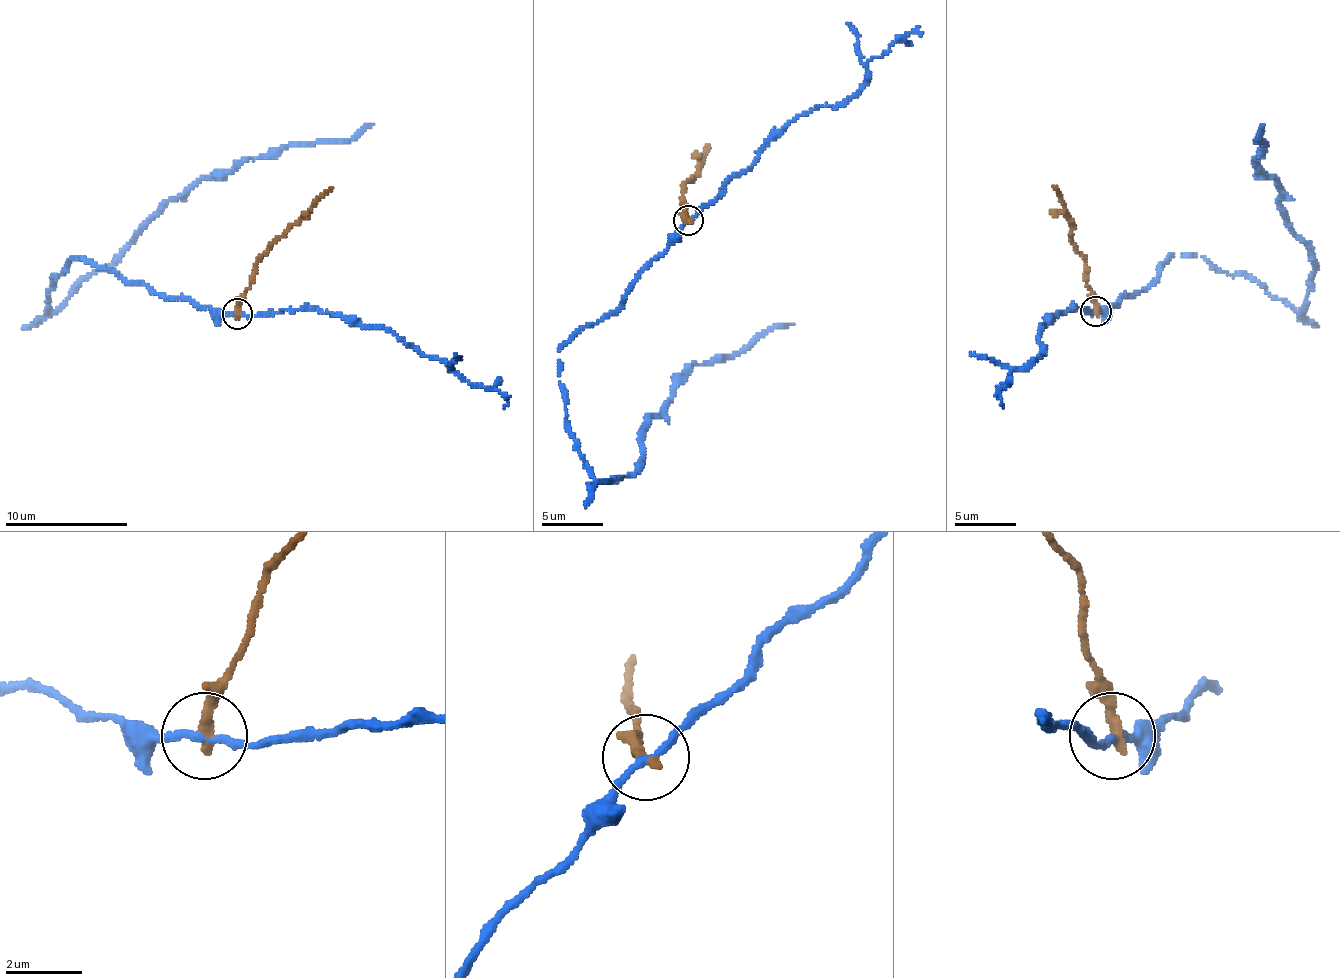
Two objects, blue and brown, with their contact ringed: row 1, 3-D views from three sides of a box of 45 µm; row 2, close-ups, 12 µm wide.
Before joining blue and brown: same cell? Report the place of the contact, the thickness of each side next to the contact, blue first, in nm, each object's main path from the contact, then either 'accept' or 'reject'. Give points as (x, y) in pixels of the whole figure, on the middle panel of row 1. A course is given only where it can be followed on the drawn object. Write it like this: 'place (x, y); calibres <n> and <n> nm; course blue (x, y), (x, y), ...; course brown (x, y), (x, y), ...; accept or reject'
place (688, 220); calibres 170 and 320 nm; course blue (687, 219), (625, 302), (558, 351), (566, 431), (596, 480), (632, 476), (643, 430), (694, 365), (794, 324); course brown (687, 219), (680, 204), (682, 188), (692, 179), (709, 144); reject

